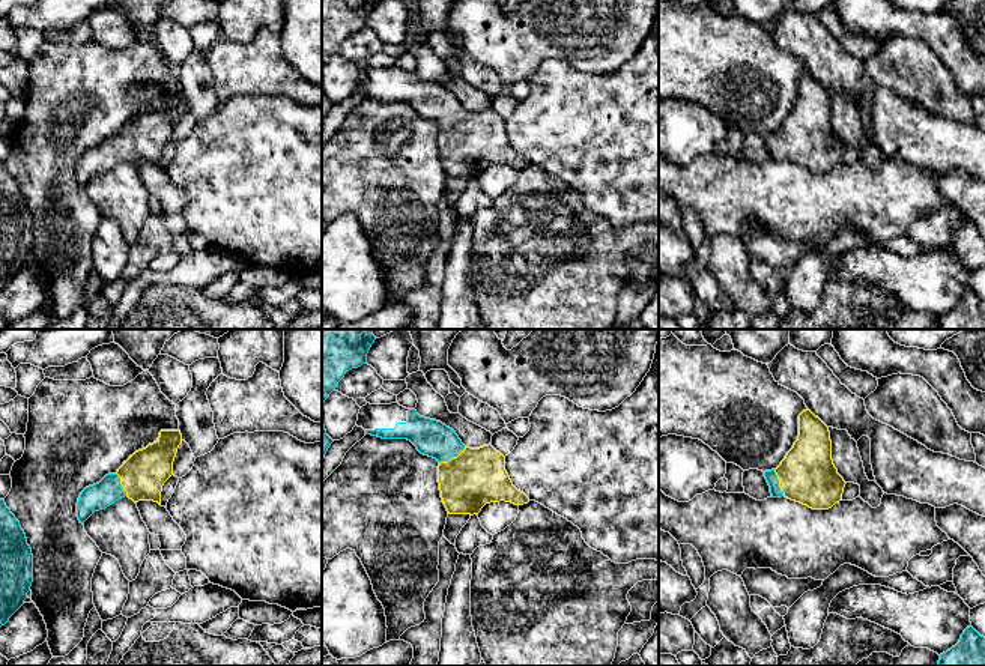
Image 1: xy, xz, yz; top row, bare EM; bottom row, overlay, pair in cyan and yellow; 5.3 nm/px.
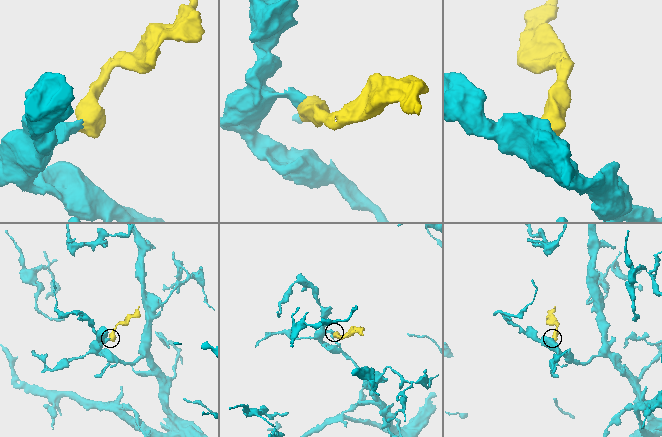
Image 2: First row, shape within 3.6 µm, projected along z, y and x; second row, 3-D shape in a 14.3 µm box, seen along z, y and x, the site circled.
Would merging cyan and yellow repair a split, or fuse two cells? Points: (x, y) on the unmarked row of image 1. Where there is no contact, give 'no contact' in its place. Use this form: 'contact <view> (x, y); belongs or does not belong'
contact xz (451, 121); belongs

